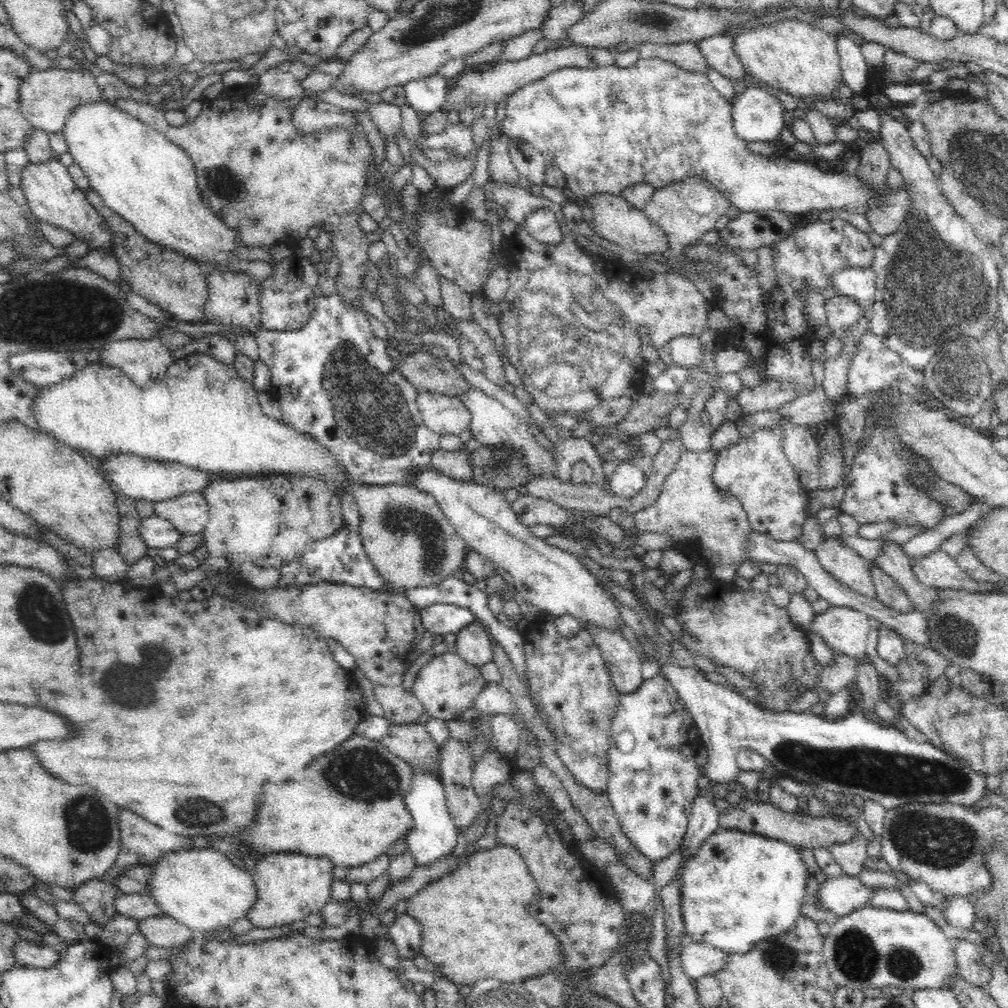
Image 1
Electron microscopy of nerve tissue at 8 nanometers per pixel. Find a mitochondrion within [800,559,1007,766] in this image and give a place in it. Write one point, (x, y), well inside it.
(958, 635)

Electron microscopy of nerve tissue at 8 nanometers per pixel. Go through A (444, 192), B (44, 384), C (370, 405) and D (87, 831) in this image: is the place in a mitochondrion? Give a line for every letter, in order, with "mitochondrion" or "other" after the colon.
A: other
B: other
C: mitochondrion
D: mitochondrion

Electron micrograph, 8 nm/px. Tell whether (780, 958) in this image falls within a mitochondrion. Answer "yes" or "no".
yes

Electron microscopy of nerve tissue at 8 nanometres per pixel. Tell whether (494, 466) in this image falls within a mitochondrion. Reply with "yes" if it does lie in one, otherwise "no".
yes

